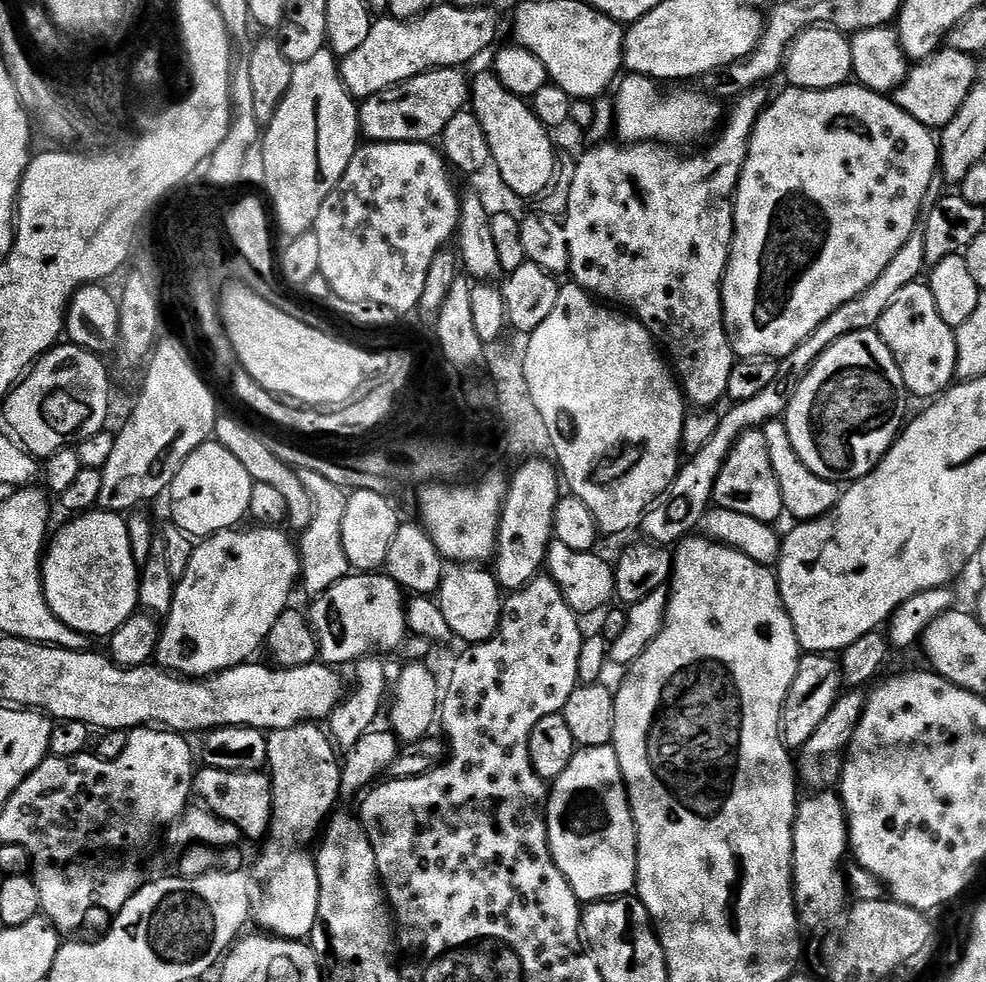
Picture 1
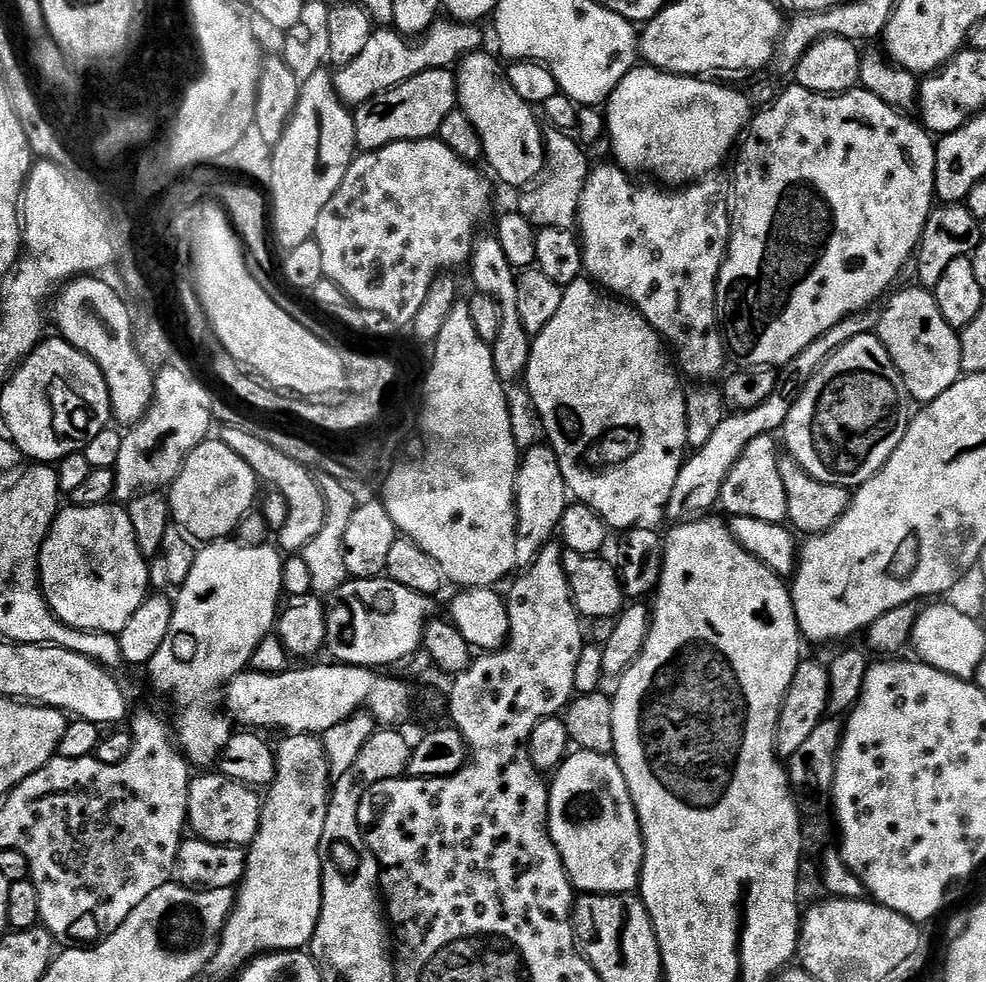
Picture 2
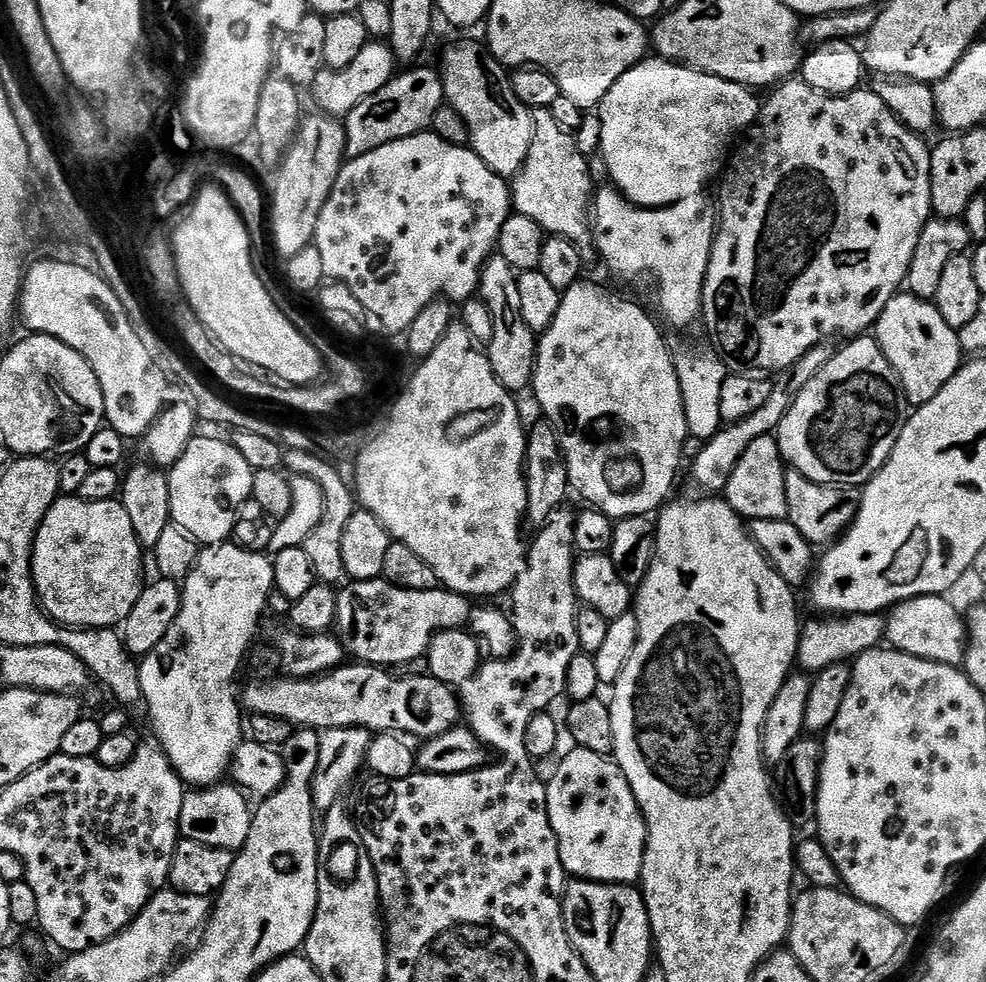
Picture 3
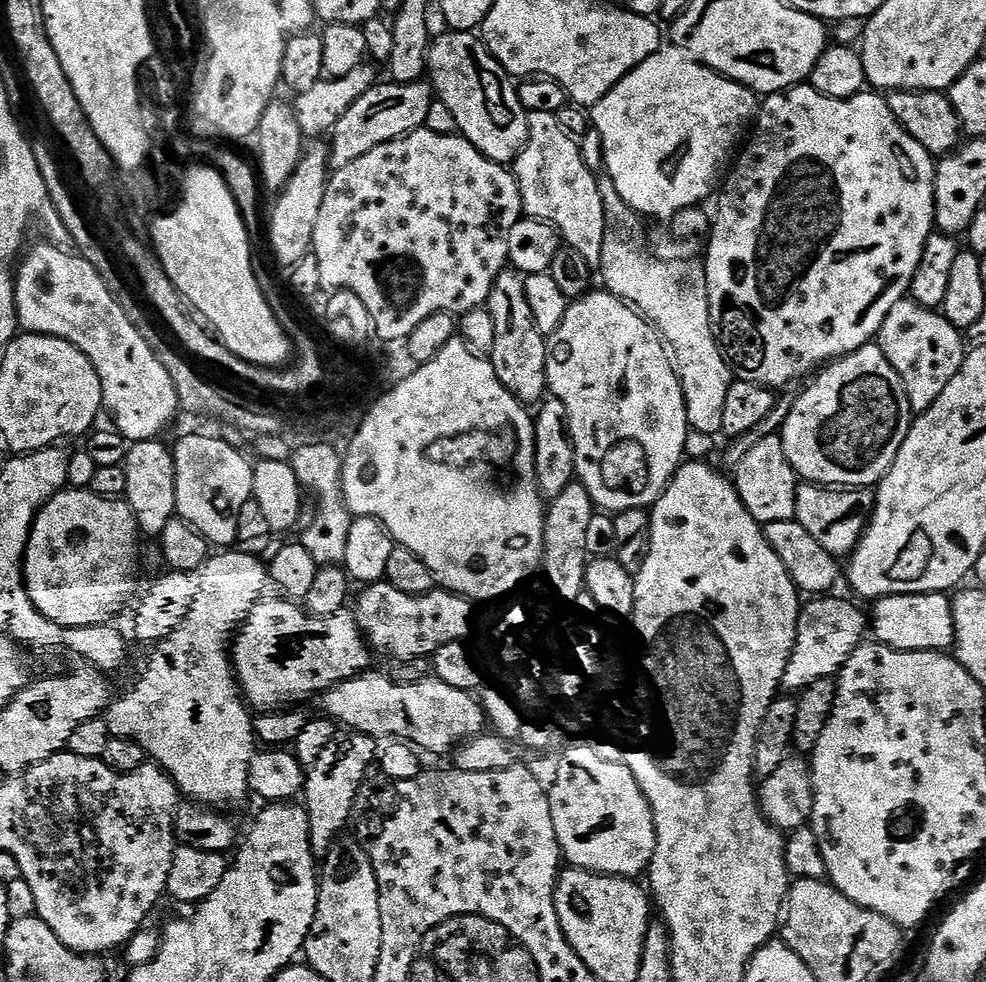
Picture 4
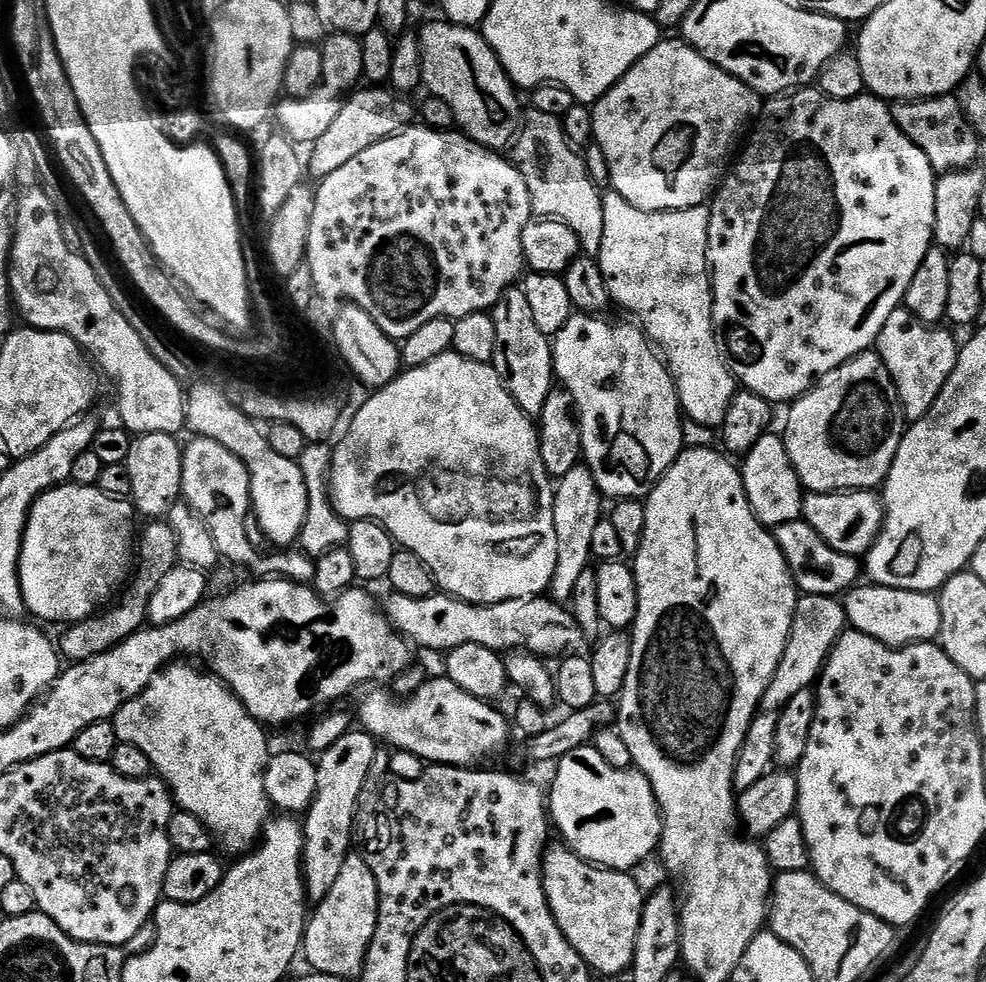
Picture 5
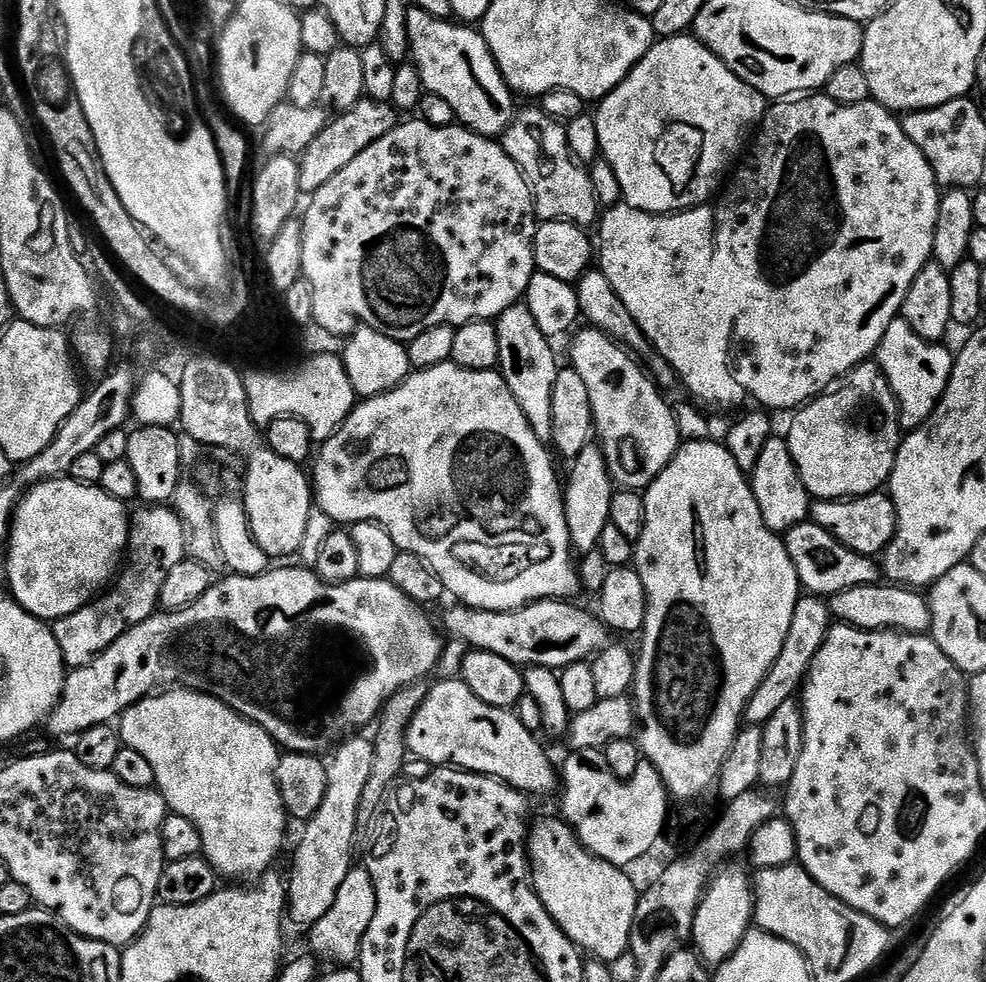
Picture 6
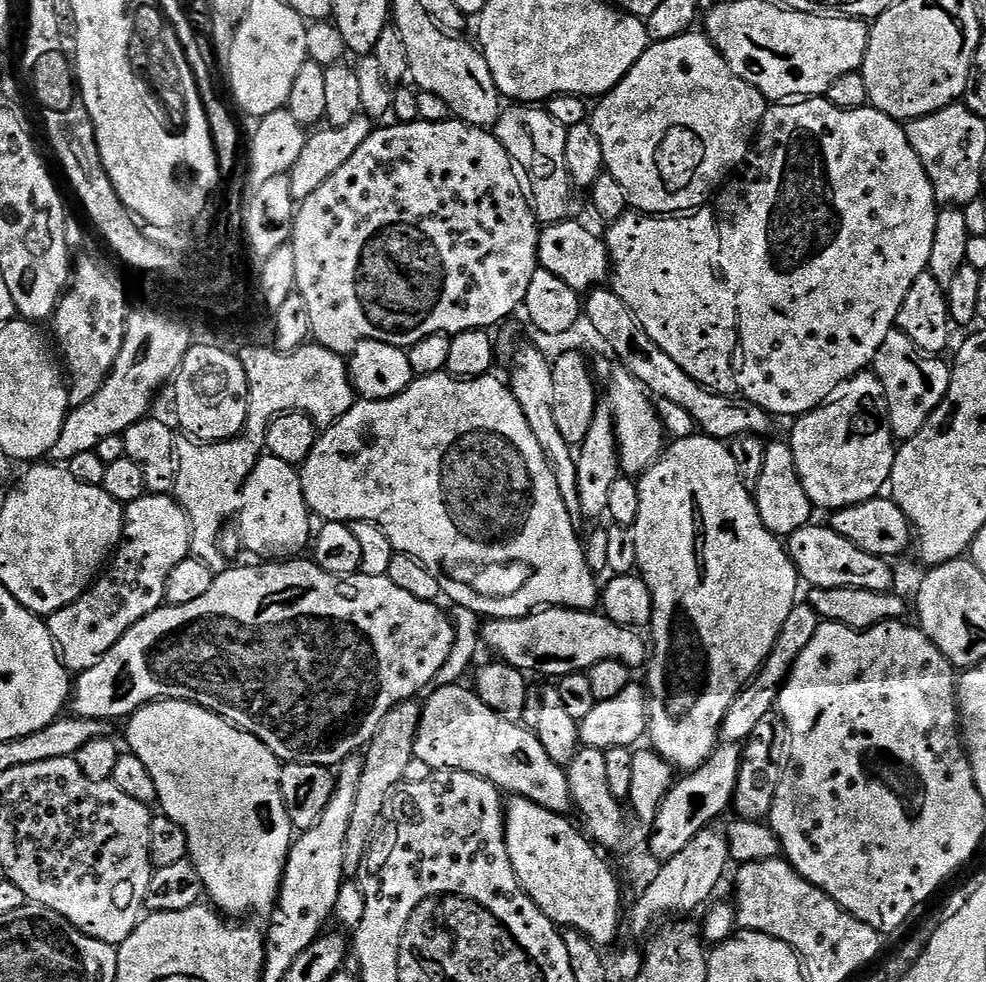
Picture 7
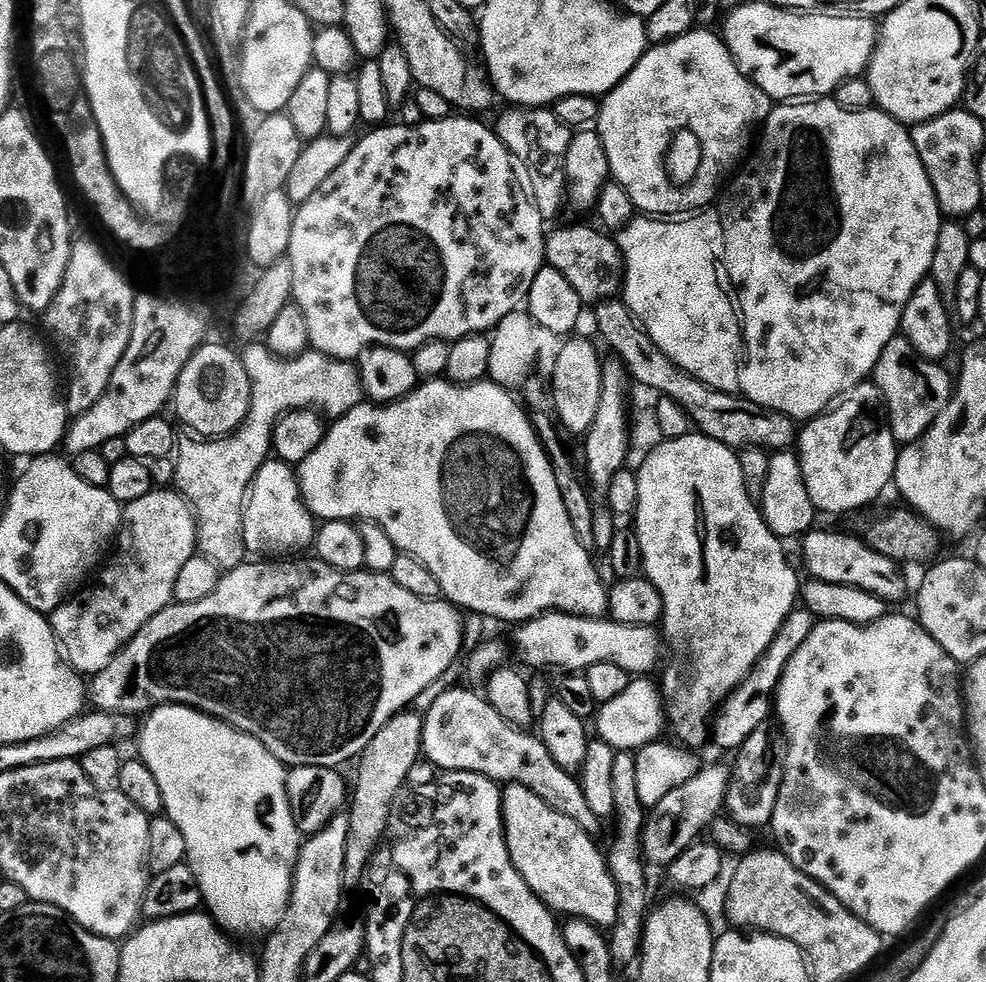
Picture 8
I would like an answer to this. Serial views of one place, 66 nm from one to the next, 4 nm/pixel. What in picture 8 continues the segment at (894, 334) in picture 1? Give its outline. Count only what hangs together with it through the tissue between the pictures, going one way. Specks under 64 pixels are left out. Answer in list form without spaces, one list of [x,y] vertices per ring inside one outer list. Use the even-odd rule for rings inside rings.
[[[903,335],[897,336],[882,350],[876,363],[874,383],[884,400],[888,425],[894,438],[901,445],[912,444],[919,436],[924,436],[928,427],[942,414],[954,391],[953,377],[948,377],[943,363],[924,360],[910,346]]]

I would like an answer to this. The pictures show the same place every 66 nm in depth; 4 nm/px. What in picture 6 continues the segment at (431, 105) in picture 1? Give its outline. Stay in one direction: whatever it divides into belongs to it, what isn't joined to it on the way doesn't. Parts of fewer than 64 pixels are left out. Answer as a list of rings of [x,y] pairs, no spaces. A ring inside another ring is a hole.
[[[369,98],[360,100],[350,110],[339,113],[324,127],[322,134],[318,134],[318,138],[314,138],[314,142],[310,142],[310,146],[306,146],[304,151],[299,153],[298,182],[301,193],[311,194],[318,190],[318,186],[326,186],[326,182],[330,182],[330,178],[334,178],[338,170],[343,170],[349,162],[354,162],[354,158],[358,158],[358,154],[362,154],[366,146],[390,134],[390,130],[395,128],[397,123],[398,113],[391,103]]]

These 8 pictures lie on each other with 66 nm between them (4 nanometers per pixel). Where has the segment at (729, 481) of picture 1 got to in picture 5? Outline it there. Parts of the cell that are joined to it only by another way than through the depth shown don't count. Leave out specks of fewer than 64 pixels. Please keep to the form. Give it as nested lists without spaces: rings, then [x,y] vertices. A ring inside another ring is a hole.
[[[772,430],[765,432],[762,438],[758,438],[758,442],[754,442],[754,446],[742,460],[746,498],[760,523],[772,530],[779,524],[801,519],[806,495],[806,489],[800,483],[798,474],[790,462],[790,454],[784,445],[783,435],[776,433],[775,436],[774,433]]]

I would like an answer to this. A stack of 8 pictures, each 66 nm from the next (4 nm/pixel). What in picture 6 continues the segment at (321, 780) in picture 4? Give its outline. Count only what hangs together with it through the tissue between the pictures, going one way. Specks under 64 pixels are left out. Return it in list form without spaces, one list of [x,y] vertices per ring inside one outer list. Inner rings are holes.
[[[357,734],[345,739],[331,753],[332,760],[327,761],[326,796],[322,798],[322,806],[318,806],[318,814],[311,816],[303,825],[304,833],[292,856],[292,877],[289,875],[286,880],[286,916],[291,923],[293,920],[301,924],[304,930],[311,929],[318,918],[330,910],[342,881],[354,866],[352,843],[356,840],[358,830],[359,804],[362,802],[366,782],[370,779],[375,752],[373,741],[368,738],[363,740],[362,736]]]

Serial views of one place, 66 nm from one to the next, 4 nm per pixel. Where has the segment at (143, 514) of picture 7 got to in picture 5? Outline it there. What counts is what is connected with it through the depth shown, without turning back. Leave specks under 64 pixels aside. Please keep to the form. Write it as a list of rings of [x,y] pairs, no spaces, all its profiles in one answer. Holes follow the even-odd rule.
[[[166,522],[145,524],[148,525],[145,528],[143,525],[138,536],[138,559],[134,564],[134,575],[127,581],[126,587],[119,593],[118,599],[109,603],[89,620],[82,620],[79,624],[71,625],[65,631],[68,633],[58,640],[58,648],[65,661],[83,662],[103,652],[109,652],[115,644],[120,644],[126,638],[130,638],[145,625],[150,597],[153,596],[154,590],[158,590],[162,578],[166,578],[166,574],[170,574],[170,570],[177,567],[178,564],[176,535],[172,532],[172,527]]]

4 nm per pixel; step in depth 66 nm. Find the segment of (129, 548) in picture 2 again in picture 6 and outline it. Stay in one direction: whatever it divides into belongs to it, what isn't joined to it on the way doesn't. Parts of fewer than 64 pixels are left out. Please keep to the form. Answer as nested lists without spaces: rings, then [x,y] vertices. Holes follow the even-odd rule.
[[[71,478],[33,484],[20,497],[16,511],[12,513],[12,526],[8,529],[7,587],[12,599],[18,601],[30,615],[45,622],[66,618],[96,599],[111,585],[128,551],[128,508],[125,501],[110,498],[110,494],[95,484],[80,484]]]

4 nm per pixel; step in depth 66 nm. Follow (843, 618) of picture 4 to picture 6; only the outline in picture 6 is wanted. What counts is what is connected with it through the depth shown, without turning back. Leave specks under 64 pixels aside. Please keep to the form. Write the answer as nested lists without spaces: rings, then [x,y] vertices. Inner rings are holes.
[[[801,595],[800,601],[794,606],[794,618],[790,618],[786,642],[782,642],[782,654],[774,658],[774,666],[770,666],[766,678],[762,678],[762,686],[758,686],[758,690],[754,690],[754,694],[748,699],[744,719],[749,725],[763,726],[770,714],[774,714],[774,710],[782,706],[782,702],[793,699],[801,691],[808,668],[814,662],[814,654],[818,654],[833,623],[831,607],[819,595]]]

